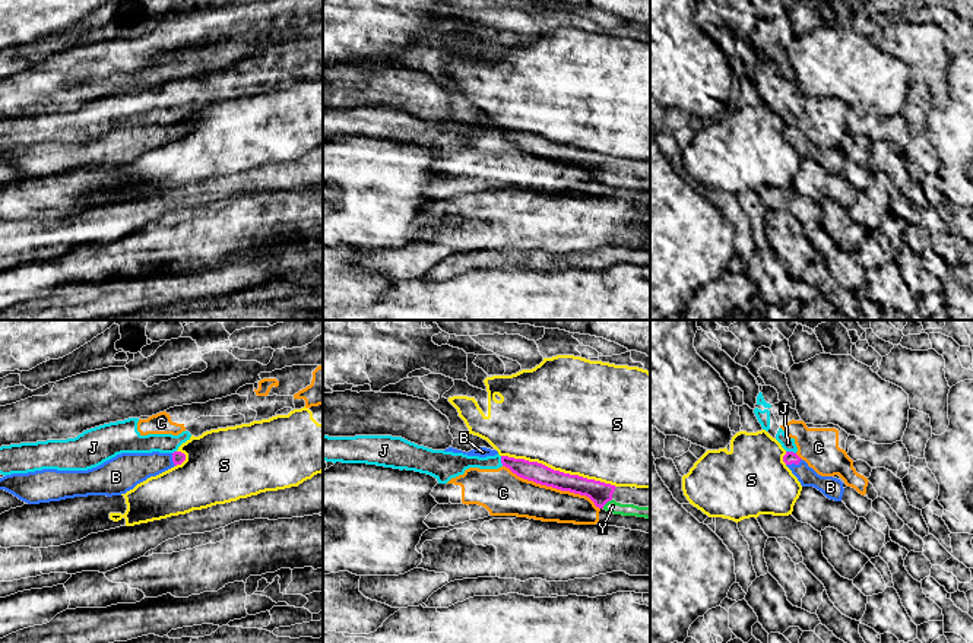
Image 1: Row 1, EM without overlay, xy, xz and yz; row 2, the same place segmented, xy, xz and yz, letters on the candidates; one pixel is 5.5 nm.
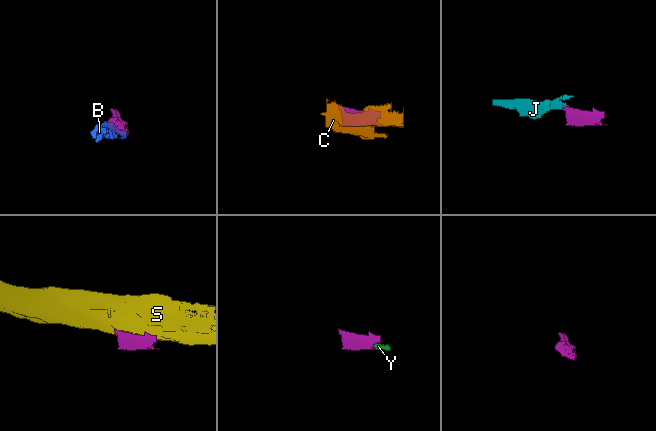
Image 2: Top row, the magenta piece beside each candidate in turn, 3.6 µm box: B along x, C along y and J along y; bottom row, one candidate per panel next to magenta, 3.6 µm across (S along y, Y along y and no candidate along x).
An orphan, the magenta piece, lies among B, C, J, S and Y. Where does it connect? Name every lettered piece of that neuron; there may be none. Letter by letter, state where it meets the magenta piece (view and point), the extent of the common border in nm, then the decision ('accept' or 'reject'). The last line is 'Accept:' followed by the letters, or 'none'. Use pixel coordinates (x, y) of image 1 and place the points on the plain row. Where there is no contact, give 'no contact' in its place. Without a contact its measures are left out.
B: yz (794, 135) | 90 nm | accept
C: xz (551, 158) | 600 nm | reject
J: xz (501, 133) | 60 nm | reject
S: xz (558, 143) | 650 nm | reject
Y: xz (607, 174) | 80 nm | accept
Accept: B, Y

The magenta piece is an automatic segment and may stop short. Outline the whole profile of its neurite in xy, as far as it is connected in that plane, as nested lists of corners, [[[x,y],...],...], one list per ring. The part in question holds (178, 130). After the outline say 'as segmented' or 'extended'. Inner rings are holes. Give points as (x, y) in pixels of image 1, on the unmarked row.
[[[181,124],[174,126],[121,126],[88,143],[42,142],[28,146],[12,146],[0,151],[0,162],[4,162],[28,177],[60,174],[88,168],[121,168],[150,149],[156,149],[186,133]]] | extended

